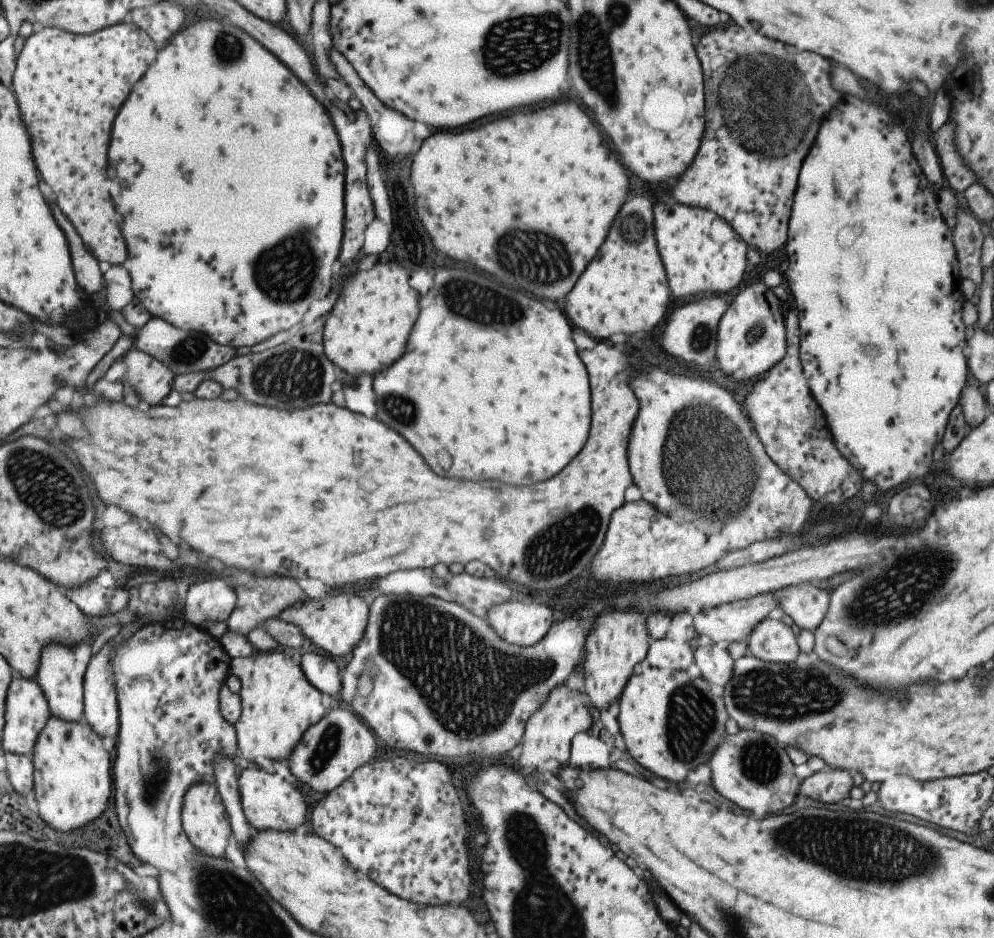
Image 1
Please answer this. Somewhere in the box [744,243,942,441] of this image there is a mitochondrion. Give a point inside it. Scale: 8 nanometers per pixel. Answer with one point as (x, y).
(753, 335)

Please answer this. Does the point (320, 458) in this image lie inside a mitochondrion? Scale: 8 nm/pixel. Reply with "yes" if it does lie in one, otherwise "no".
no

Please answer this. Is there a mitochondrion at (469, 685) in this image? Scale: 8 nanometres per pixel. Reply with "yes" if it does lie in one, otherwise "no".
yes

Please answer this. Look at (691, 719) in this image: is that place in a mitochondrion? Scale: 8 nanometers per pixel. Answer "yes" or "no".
yes

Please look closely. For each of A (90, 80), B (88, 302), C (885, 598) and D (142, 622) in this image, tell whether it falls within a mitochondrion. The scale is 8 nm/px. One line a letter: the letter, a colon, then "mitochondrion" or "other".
A: other
B: other
C: mitochondrion
D: other

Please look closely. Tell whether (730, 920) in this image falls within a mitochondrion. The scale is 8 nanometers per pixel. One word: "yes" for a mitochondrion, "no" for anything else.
yes

